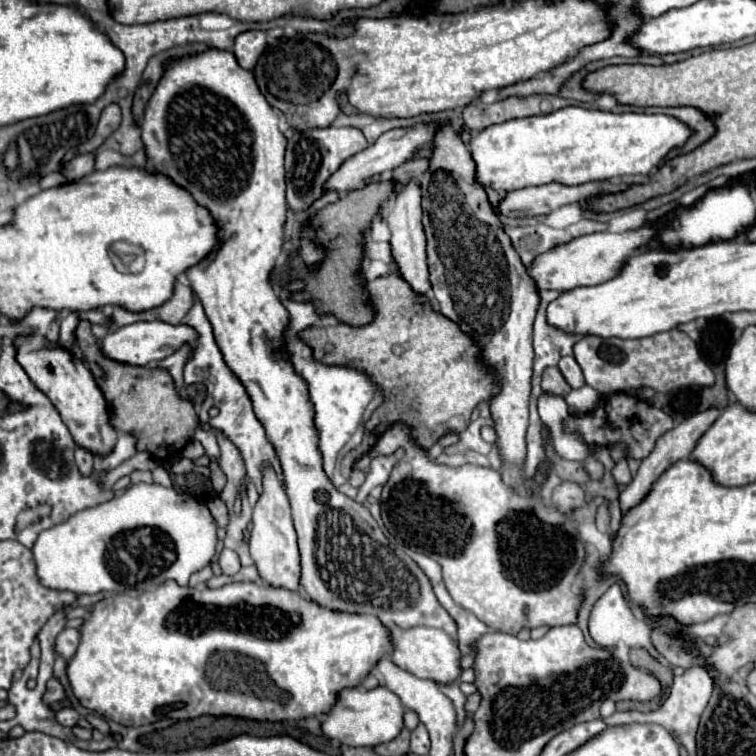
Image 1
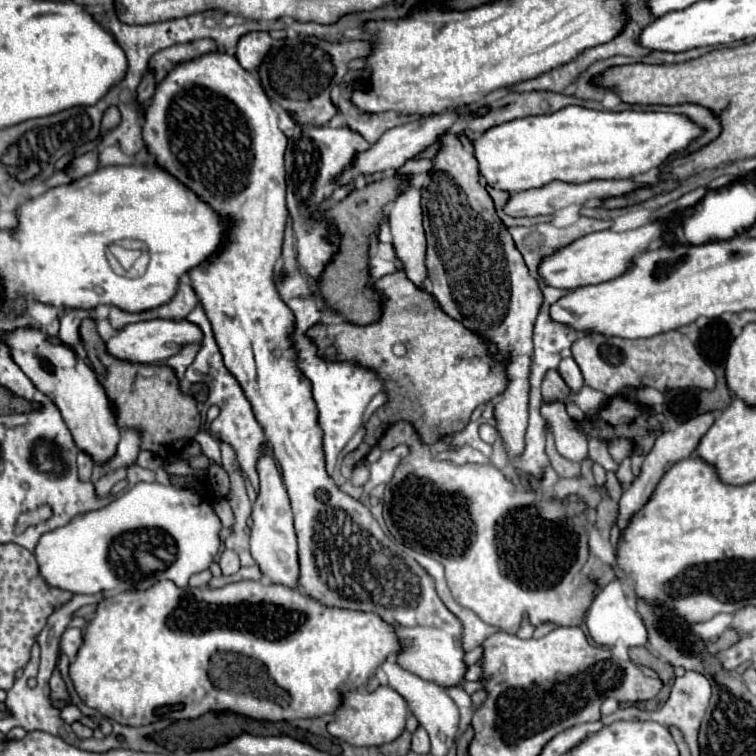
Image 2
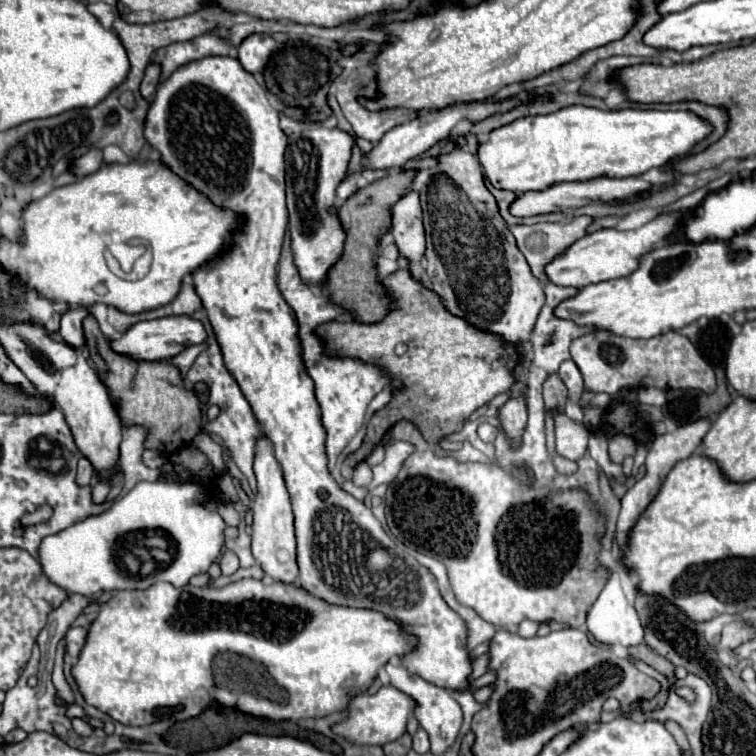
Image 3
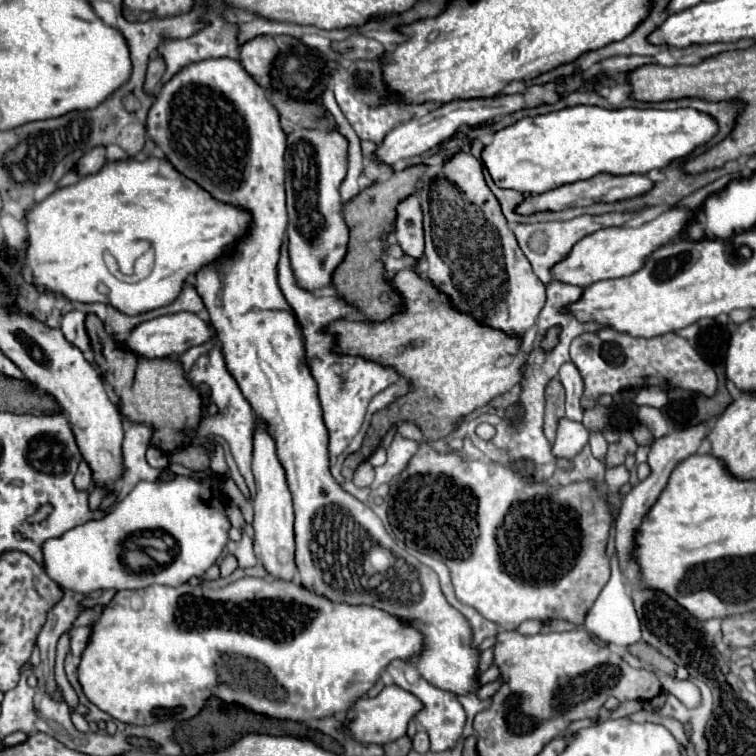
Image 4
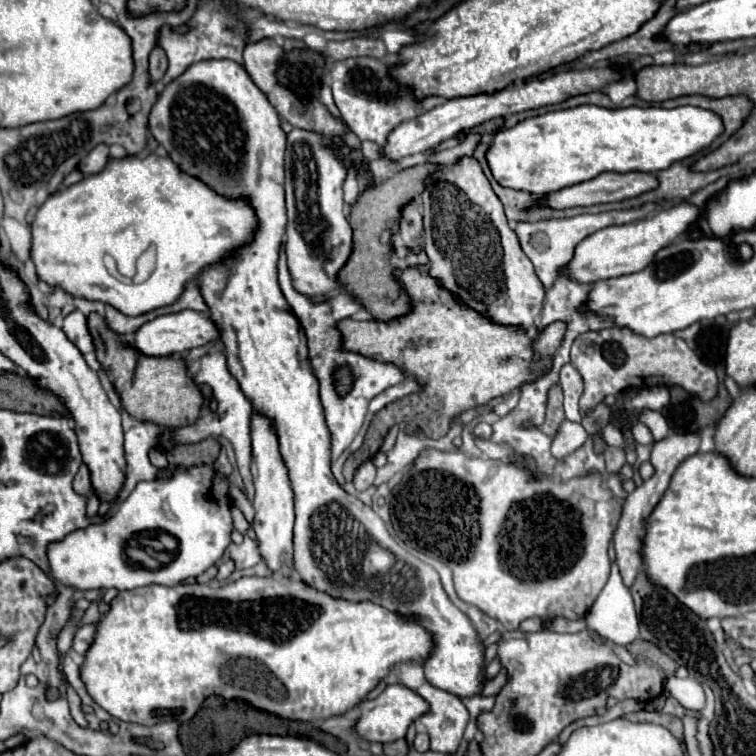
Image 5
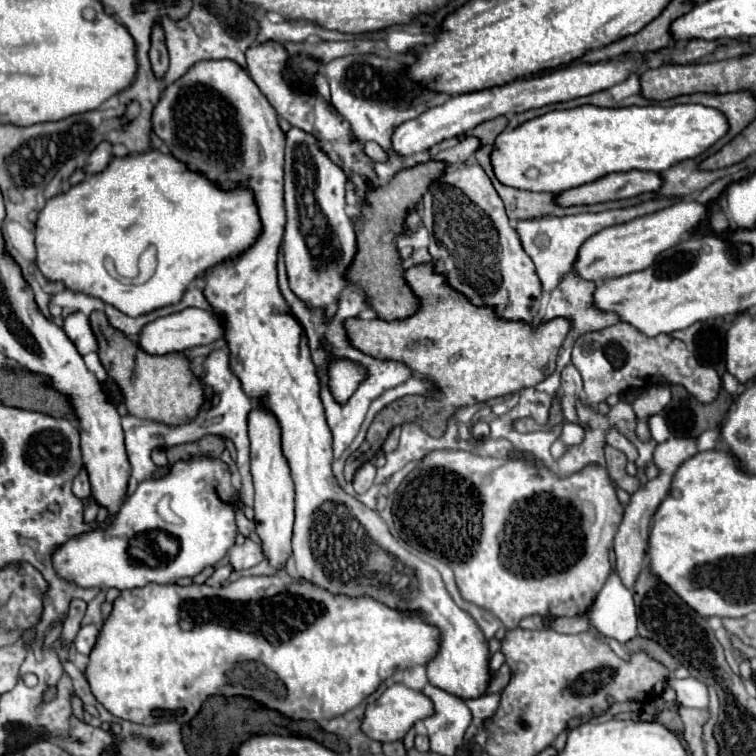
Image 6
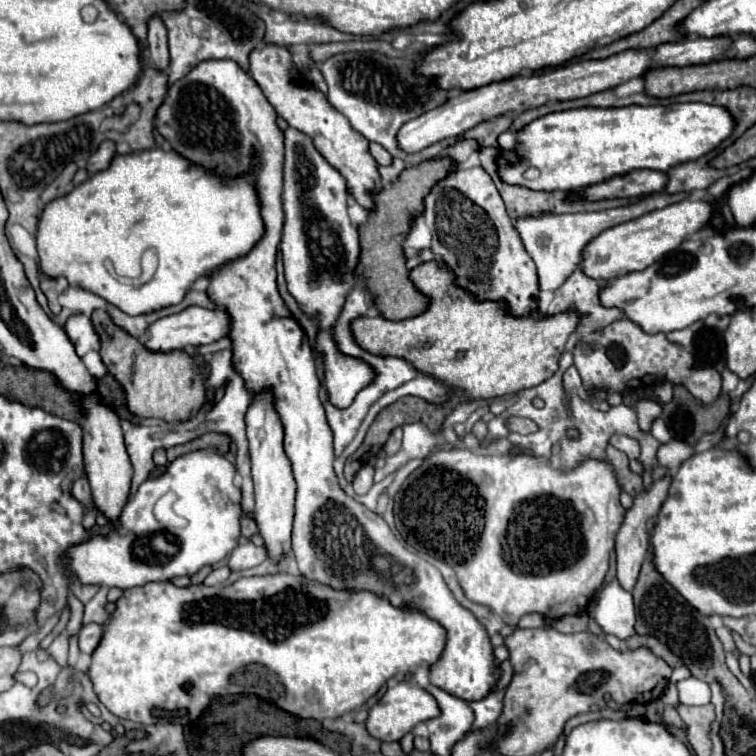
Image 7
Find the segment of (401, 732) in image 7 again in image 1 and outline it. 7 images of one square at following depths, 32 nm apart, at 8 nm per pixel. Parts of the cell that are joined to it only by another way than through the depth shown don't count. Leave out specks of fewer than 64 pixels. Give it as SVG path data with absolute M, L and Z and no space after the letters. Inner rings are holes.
M386 686L374 690L364 688L346 688L338 694L338 702L322 724L322 730L328 738L338 740L348 746L378 746L394 740L404 728L404 704L390 692Z

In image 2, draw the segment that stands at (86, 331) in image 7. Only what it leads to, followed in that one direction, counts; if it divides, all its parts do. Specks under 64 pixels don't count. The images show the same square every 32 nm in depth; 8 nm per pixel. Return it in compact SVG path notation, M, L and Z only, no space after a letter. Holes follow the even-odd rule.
M68 310L60 320L60 340L68 346L80 346L80 322L86 318L86 310Z

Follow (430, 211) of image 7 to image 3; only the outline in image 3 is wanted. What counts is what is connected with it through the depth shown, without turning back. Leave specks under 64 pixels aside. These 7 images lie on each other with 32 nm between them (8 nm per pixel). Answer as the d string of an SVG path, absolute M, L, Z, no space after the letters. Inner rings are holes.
M454 146L452 152L440 156L438 174L430 178L424 192L420 202L424 210L430 288L452 314L528 352L530 330L544 306L544 286L532 274L508 224L500 216L498 204L484 184L478 158Z

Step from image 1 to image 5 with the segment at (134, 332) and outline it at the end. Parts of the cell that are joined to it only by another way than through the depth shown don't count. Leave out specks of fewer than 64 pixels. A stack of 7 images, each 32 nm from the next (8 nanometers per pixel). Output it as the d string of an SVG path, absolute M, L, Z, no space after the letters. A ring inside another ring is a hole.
M182 310L178 314L168 314L168 316L158 316L152 322L146 322L138 332L132 342L134 348L138 348L146 356L170 356L170 354L184 354L190 348L204 346L220 336L218 326L210 318L210 314L196 312L196 310Z

